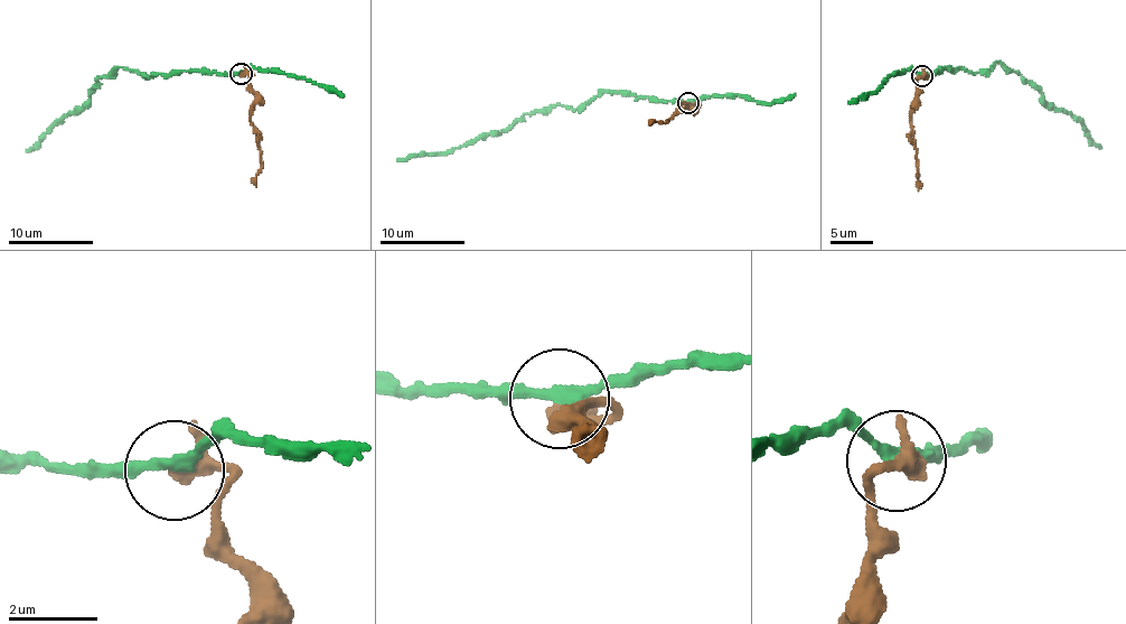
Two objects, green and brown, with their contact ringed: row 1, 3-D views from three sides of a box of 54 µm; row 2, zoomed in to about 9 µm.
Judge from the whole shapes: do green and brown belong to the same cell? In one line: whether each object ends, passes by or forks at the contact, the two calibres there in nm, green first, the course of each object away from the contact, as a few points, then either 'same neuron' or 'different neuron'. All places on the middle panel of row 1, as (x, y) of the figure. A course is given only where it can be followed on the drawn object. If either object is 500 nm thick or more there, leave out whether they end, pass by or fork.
green passes by | brown ends | 240/440 nm | green via (688, 102), (603, 90), (576, 109), (553, 104), (531, 111), (501, 132), (457, 148), (412, 154), (397, 160) | brown via (688, 104), (697, 105), (690, 104), (692, 109), (677, 105), (673, 118), (662, 123), (650, 123) | different neuron

